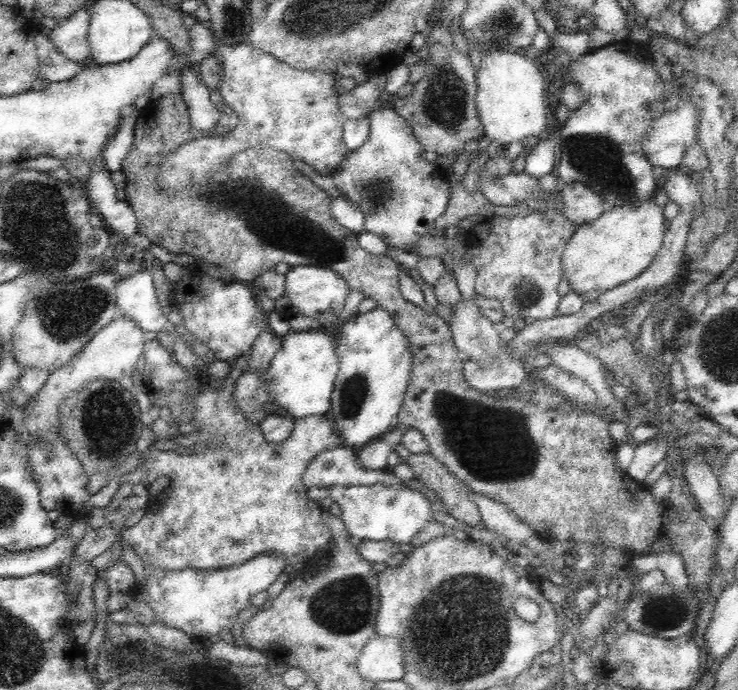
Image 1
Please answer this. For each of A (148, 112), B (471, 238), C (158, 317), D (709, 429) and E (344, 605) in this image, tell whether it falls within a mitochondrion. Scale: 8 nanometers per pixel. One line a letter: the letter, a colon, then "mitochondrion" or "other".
A: other
B: other
C: other
D: other
E: mitochondrion

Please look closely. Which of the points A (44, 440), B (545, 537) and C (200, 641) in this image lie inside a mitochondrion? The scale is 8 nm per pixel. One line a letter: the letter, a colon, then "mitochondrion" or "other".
A: mitochondrion
B: other
C: other

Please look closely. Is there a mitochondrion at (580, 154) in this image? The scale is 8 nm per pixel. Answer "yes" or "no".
yes

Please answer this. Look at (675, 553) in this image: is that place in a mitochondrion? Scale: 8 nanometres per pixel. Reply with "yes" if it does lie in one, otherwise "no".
no

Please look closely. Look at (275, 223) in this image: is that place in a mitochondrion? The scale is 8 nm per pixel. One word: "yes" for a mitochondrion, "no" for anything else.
yes

